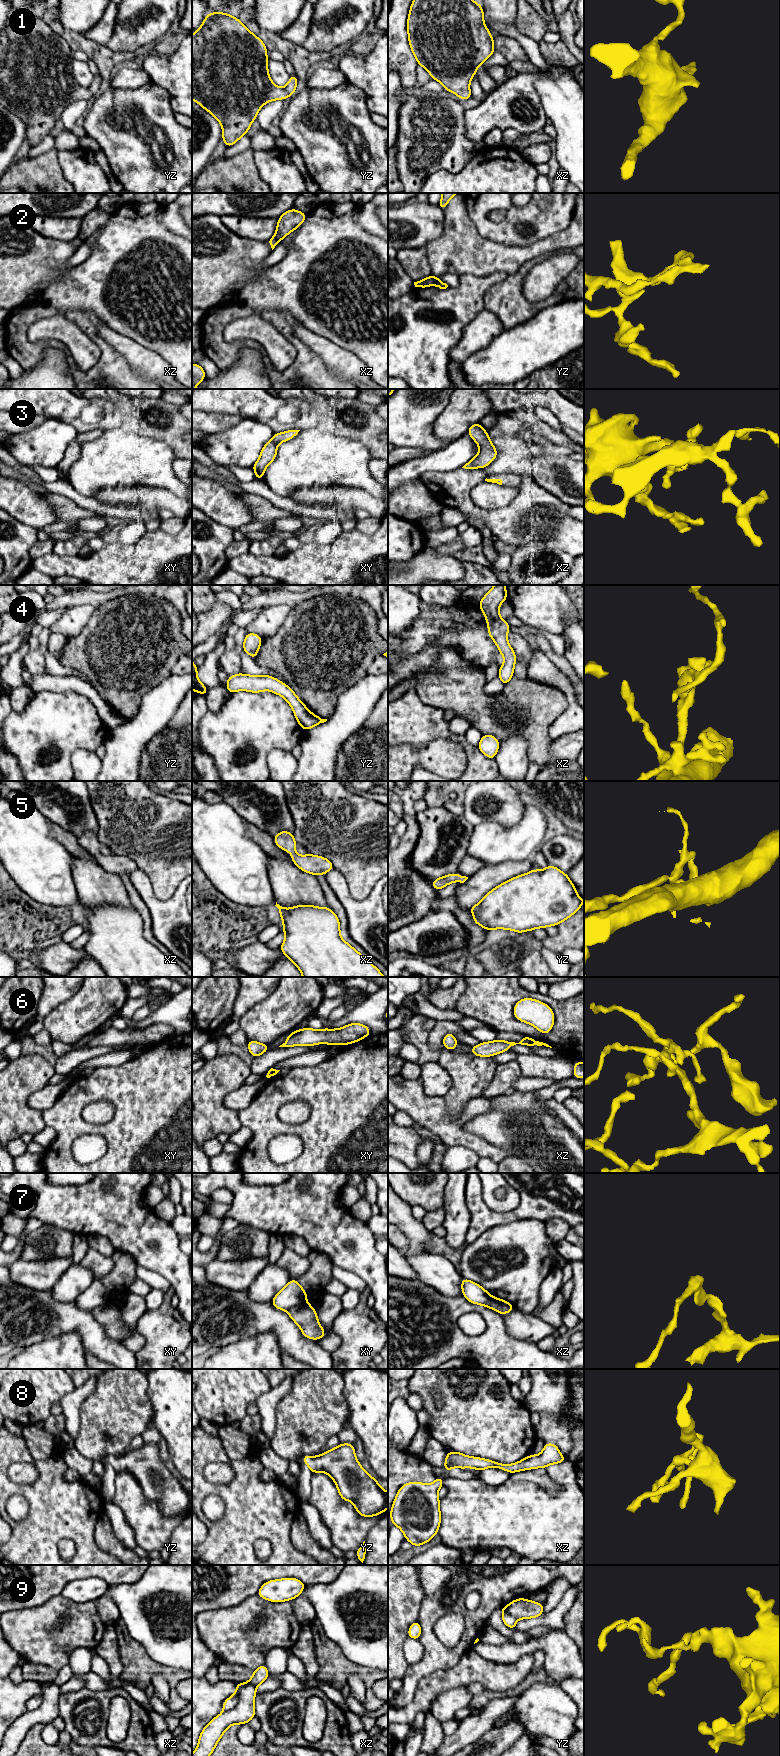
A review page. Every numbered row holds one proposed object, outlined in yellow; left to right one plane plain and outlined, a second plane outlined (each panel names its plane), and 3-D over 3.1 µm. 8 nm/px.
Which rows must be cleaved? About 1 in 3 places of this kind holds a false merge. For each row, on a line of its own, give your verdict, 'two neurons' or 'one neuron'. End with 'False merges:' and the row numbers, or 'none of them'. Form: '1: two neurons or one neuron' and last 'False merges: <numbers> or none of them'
1: one neuron
2: two neurons
3: one neuron
4: one neuron
5: one neuron
6: one neuron
7: two neurons
8: one neuron
9: two neurons
False merges: 2, 7, 9

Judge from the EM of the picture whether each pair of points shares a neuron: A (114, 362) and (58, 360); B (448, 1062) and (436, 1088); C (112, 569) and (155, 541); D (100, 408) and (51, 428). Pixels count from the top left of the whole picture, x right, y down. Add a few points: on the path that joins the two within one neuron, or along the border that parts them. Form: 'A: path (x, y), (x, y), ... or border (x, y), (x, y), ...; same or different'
A: border (68, 365), (68, 370), (73, 378); different
B: border (437, 1062), (451, 1079), (451, 1086), (447, 1092); different
C: path (123, 569), (127, 569), (144, 552); same
D: border (47, 418), (56, 418), (67, 422), (78, 433); different

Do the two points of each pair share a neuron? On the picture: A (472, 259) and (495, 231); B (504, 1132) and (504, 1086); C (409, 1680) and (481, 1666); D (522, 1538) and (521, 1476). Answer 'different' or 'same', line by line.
A: different
B: different
C: different
D: different

